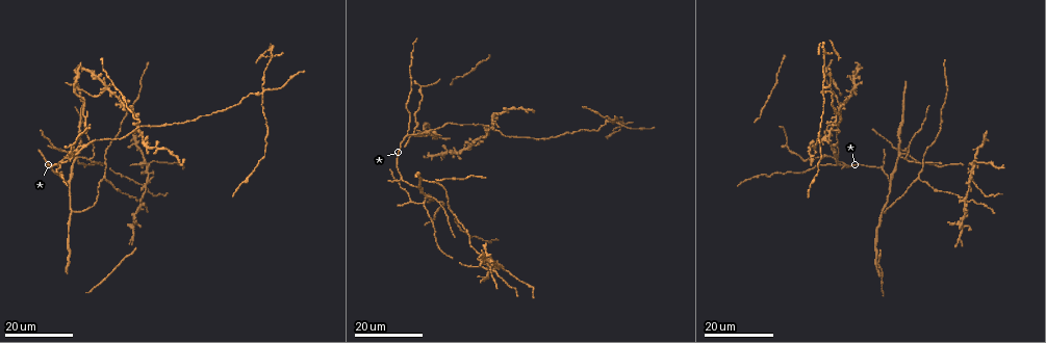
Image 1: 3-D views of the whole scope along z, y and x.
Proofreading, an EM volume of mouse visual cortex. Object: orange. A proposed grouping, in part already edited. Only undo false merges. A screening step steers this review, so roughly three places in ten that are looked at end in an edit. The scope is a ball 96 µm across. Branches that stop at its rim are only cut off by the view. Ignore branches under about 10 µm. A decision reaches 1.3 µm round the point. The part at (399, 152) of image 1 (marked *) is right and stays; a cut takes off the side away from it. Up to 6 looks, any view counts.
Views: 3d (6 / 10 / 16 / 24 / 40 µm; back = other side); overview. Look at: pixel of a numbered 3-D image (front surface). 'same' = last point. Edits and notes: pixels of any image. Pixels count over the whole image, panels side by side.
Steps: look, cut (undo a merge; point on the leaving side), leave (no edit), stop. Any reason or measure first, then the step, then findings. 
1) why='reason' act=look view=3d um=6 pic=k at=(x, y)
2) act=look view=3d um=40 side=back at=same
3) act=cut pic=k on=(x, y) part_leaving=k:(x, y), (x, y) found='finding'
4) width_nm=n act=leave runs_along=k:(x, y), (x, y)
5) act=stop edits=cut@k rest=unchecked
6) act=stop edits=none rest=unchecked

why='side arm on a straight run' act=look view=3d um=24 pic=1 at=(834, 152)

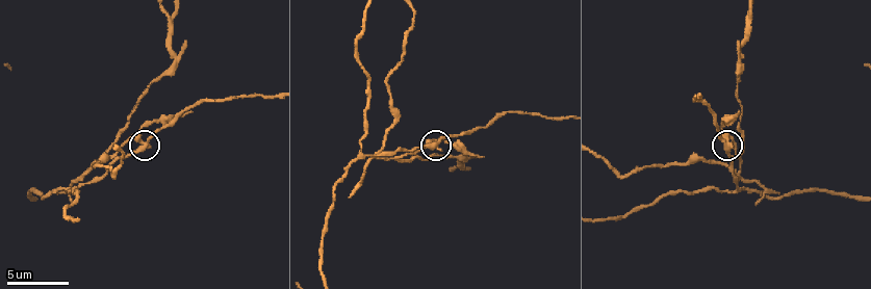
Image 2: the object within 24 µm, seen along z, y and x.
act=look view=3d um=10 pic=2 at=(723, 141)

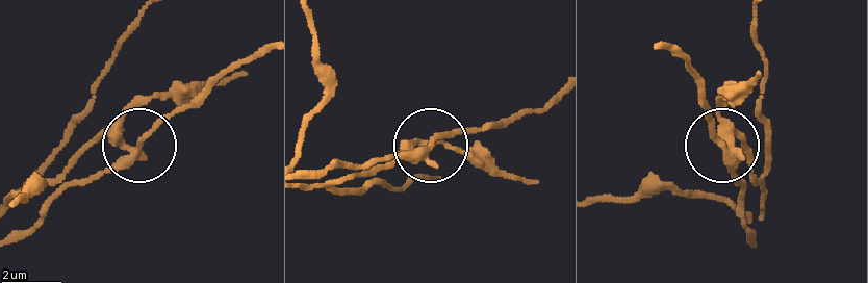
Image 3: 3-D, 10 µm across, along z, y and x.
width_nm=220 act=cut pic=3 on=(128, 107) found='a second neuron is stuck on'

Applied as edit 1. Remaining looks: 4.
why='three-way junction' act=look view=3d um=24 pic=1 at=(424, 180)

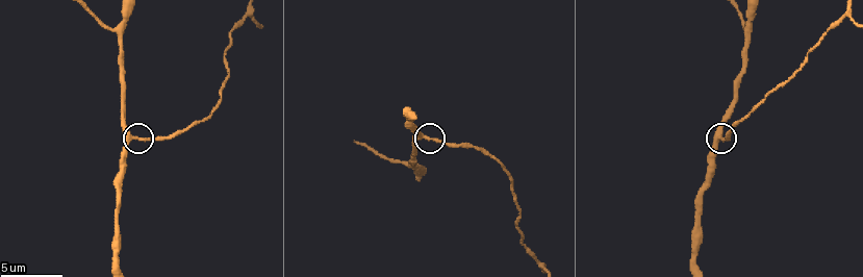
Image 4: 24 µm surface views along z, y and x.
act=look view=3d um=6 pic=4 at=(426, 135)

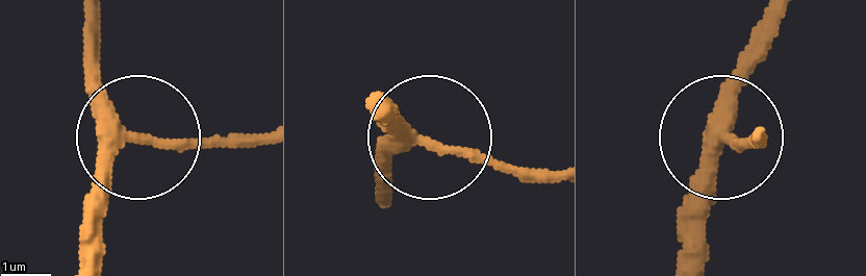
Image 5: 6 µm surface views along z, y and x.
arms=3 act=leave found='one neuron here'

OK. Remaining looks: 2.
why='three arms meet' act=look view=3d um=6 pic=4 at=(749, 32)

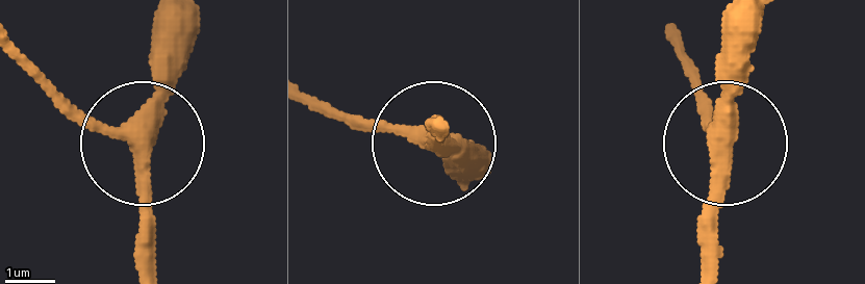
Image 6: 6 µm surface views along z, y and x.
act=leave runs_along=6:(15, 41), (90, 115), (135, 131), (151, 20) found='continuous, no second neuron'

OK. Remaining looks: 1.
act=stop edits=cut@3 rest=unchecked

